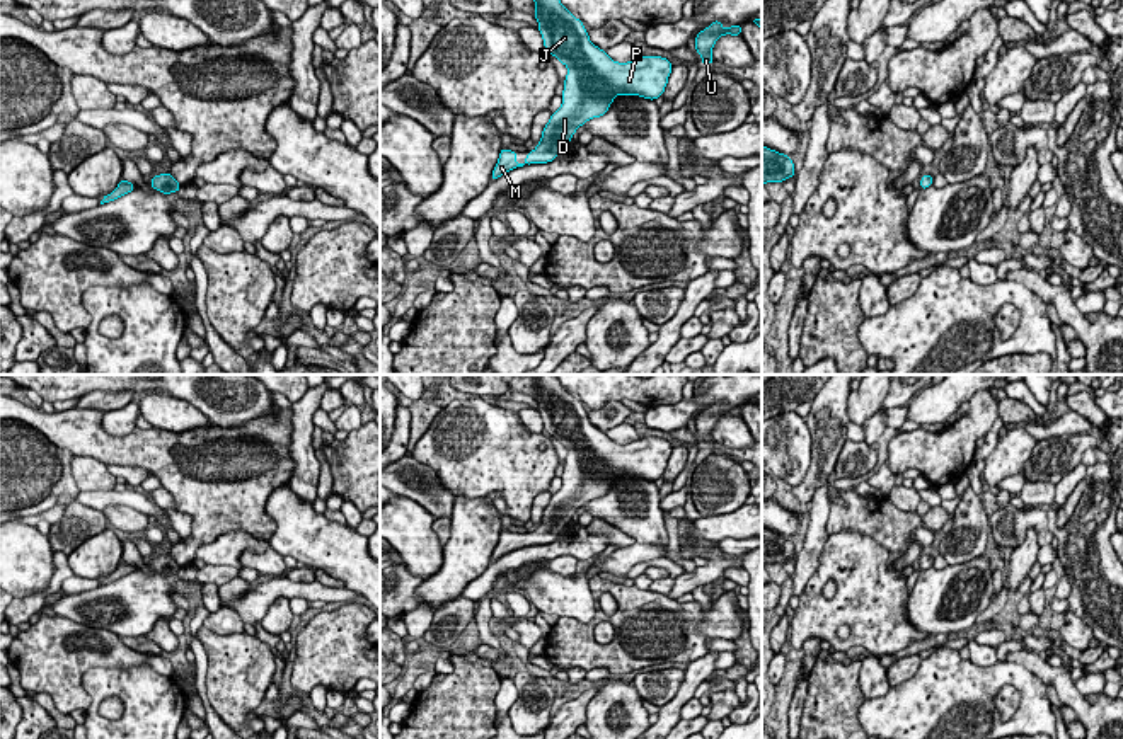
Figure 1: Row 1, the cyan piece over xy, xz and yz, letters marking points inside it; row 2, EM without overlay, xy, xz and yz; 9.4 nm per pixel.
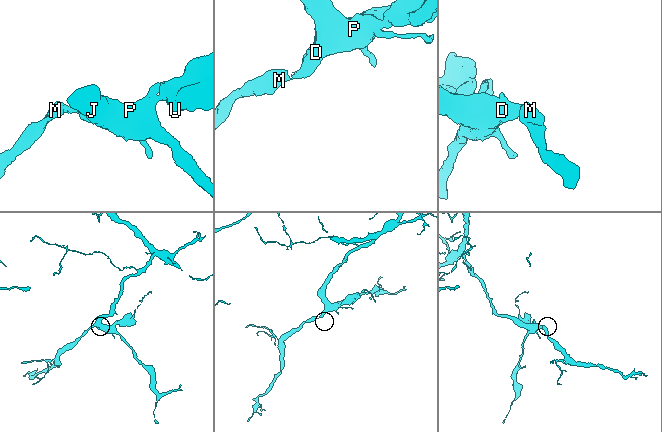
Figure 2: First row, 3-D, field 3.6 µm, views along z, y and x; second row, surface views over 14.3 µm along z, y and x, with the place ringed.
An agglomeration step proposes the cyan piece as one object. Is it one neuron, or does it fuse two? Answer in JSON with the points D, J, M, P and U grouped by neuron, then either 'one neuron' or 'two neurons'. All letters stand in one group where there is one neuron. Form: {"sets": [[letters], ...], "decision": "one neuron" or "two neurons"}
{"sets": [["D", "J", "M", "P", "U"]], "decision": "one neuron"}

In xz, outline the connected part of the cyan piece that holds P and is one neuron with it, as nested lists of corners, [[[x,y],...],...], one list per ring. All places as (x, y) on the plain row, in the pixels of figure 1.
[[[528,375],[535,383],[535,400],[544,421],[544,429],[567,448],[564,460],[562,485],[552,494],[542,513],[537,530],[527,535],[523,545],[516,543],[516,533],[503,530],[491,555],[496,562],[503,555],[532,545],[547,545],[557,540],[559,533],[573,521],[579,507],[593,499],[603,497],[617,477],[639,477],[654,482],[663,477],[673,446],[663,438],[639,438],[634,443],[613,443],[603,431],[590,422],[583,402],[576,400],[559,381],[557,375]]]

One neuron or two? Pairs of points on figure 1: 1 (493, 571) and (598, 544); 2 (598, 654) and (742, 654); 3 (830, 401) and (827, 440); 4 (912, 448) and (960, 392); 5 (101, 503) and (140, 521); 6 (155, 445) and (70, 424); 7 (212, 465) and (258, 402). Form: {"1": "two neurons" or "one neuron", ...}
{"1": "one neuron", "2": "two neurons", "3": "one neuron", "4": "two neurons", "5": "two neurons", "6": "one neuron", "7": "two neurons"}

